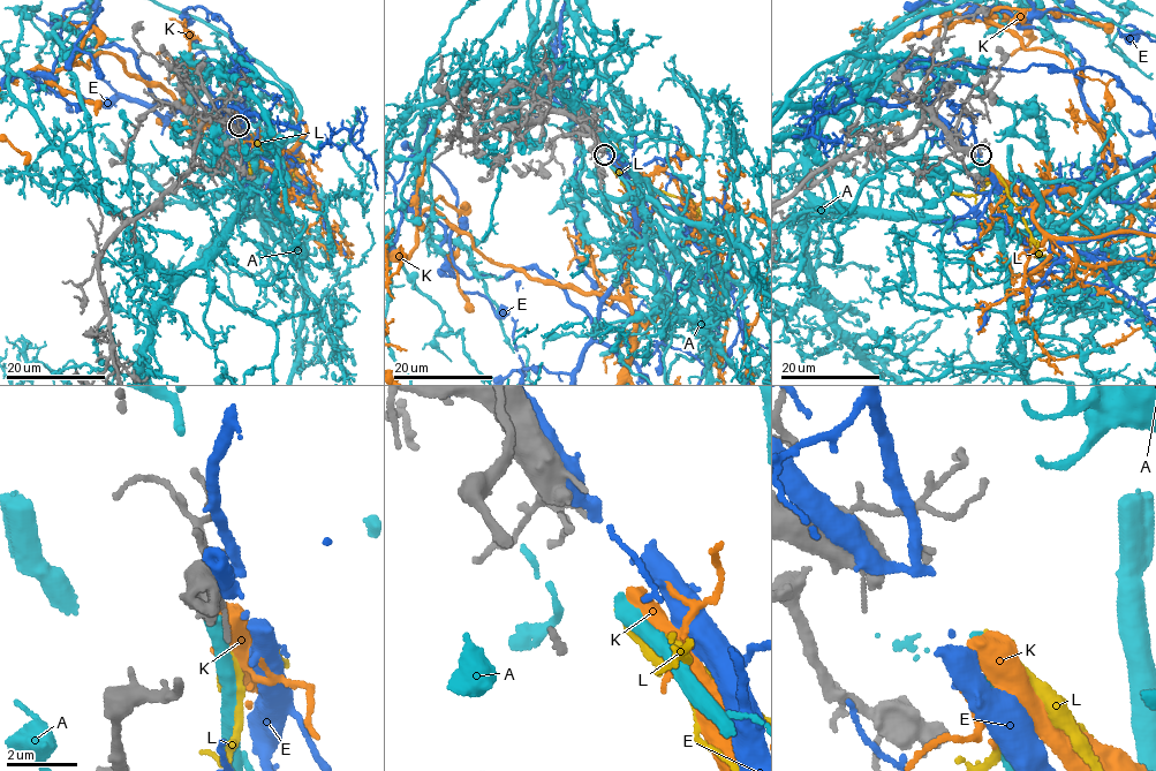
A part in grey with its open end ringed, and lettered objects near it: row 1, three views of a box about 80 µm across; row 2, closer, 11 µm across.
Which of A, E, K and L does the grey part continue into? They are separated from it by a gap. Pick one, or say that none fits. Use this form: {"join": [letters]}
{"join": ["K"]}

